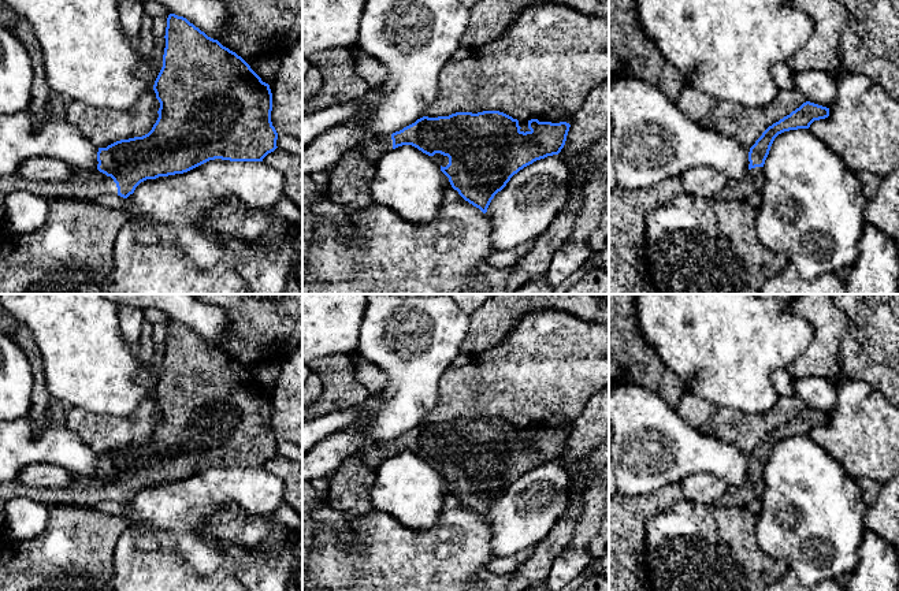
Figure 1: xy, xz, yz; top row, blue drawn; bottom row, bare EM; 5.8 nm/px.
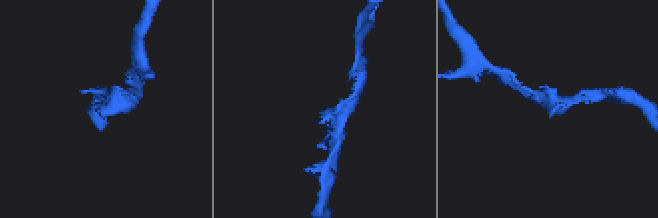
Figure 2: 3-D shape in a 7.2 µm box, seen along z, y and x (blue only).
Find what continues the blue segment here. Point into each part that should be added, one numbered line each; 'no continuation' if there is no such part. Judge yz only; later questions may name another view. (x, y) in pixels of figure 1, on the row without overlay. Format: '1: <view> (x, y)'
1: yz (753, 489)

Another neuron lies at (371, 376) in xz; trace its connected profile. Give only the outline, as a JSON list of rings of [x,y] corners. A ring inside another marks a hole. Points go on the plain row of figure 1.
[[[357,350],[349,354],[353,361],[354,375],[371,394],[378,394],[387,383],[387,375],[374,363],[364,358]]]

